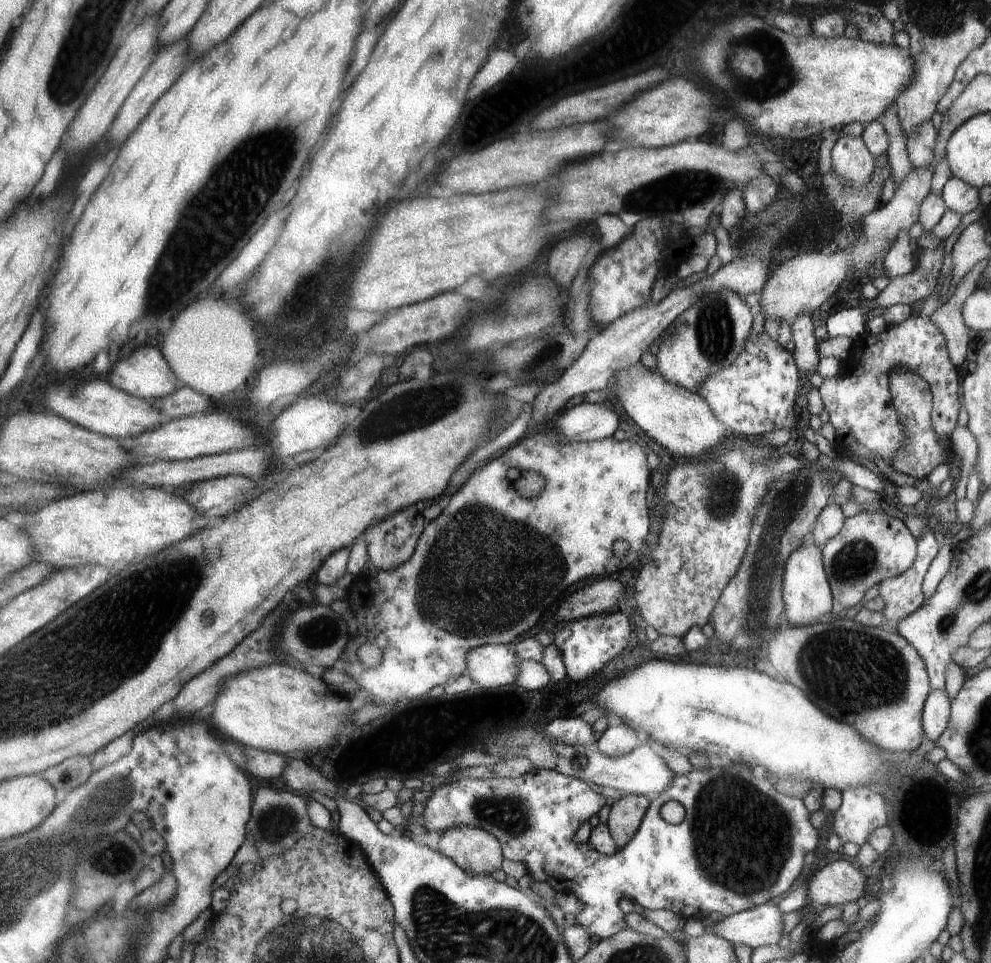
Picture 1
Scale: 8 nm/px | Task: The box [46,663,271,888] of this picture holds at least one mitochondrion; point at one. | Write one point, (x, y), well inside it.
(101, 850)

